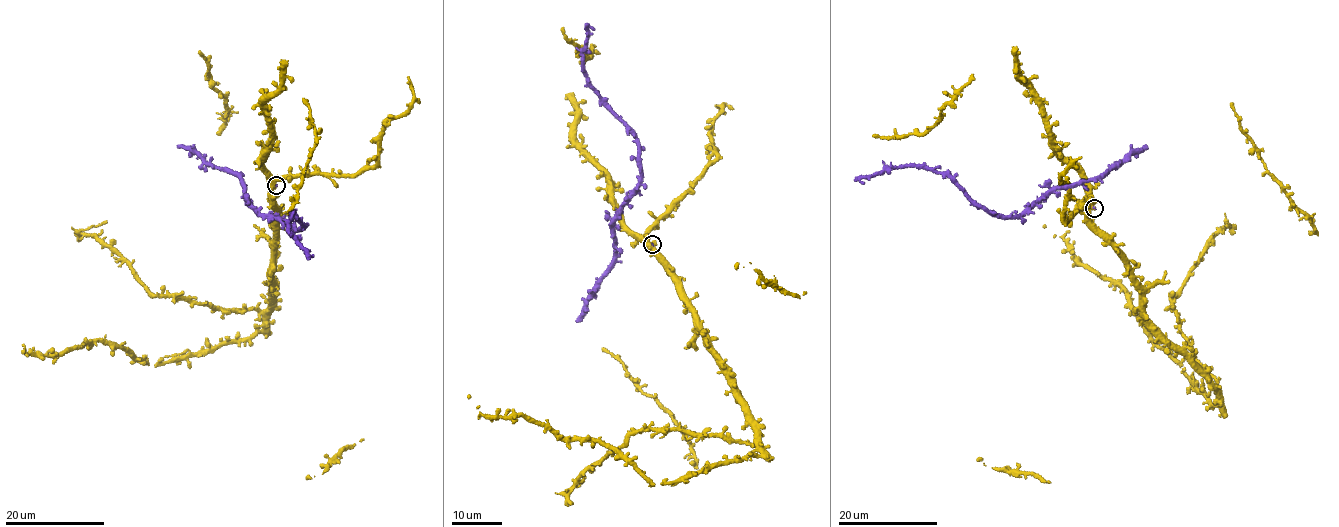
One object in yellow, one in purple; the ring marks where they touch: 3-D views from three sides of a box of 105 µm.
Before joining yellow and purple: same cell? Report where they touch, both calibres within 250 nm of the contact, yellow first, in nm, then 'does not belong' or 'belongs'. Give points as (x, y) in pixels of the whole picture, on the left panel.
at (276, 185); 320 nm thick on the yellow side, 60 nm on the other; does not belong

